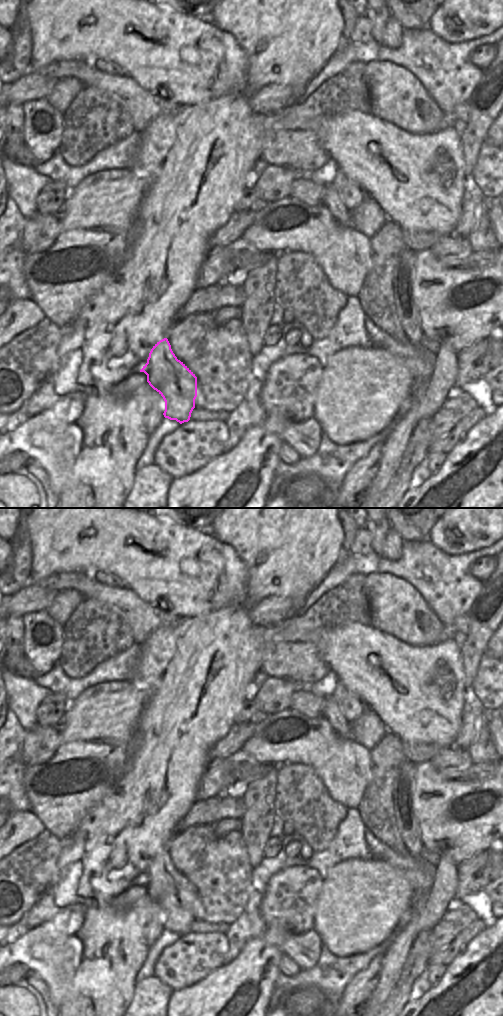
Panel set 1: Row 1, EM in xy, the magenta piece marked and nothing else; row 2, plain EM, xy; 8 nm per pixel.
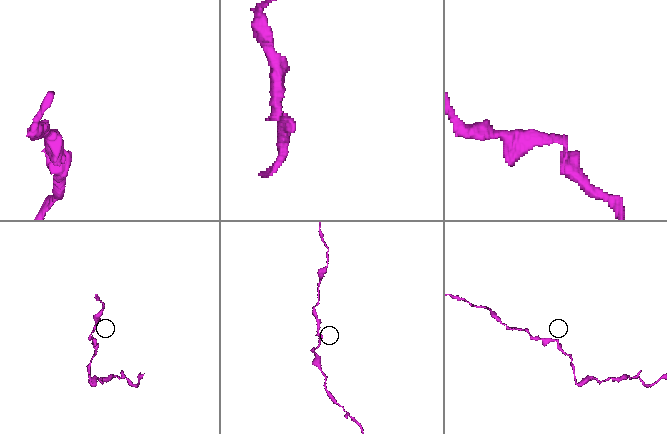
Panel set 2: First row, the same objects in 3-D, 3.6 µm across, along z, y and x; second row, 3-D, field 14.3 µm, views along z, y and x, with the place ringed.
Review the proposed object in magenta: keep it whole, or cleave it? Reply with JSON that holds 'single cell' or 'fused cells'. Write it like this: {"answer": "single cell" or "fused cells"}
{"answer": "single cell"}

